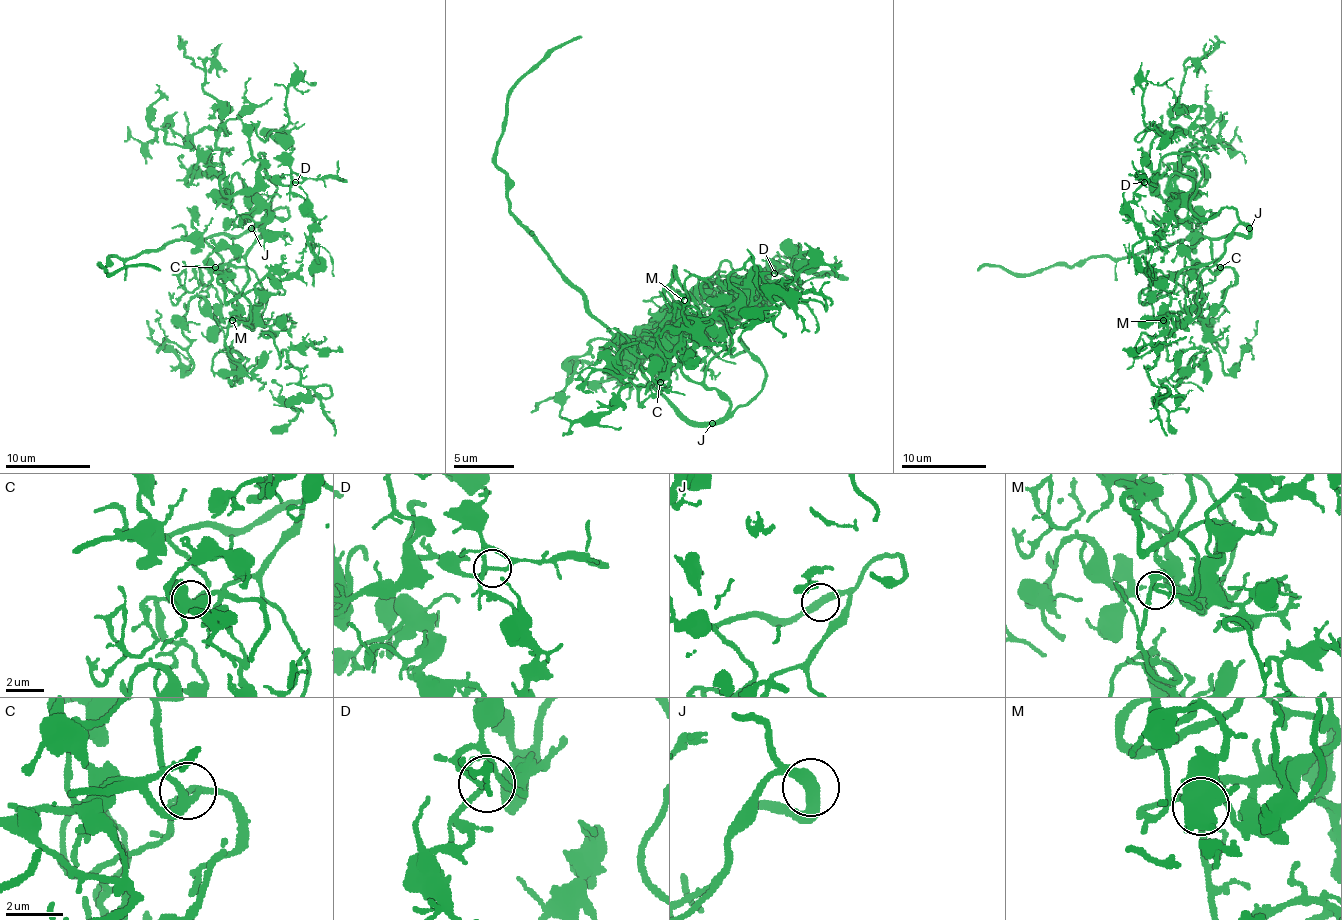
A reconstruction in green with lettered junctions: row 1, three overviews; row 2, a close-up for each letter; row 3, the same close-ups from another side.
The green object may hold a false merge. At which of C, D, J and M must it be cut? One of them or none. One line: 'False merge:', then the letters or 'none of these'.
False merge: none of these

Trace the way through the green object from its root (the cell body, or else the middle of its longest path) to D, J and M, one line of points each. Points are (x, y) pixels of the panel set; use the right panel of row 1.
D: (1235, 227), (1231, 207), (1210, 218), (1191, 207), (1201, 178), (1191, 155), (1167, 155), (1155, 184), (1144, 182)
J: (1235, 227), (1243, 224), (1250, 229)
M: (1235, 227), (1220, 258), (1199, 277), (1197, 313), (1182, 322), (1163, 320)

